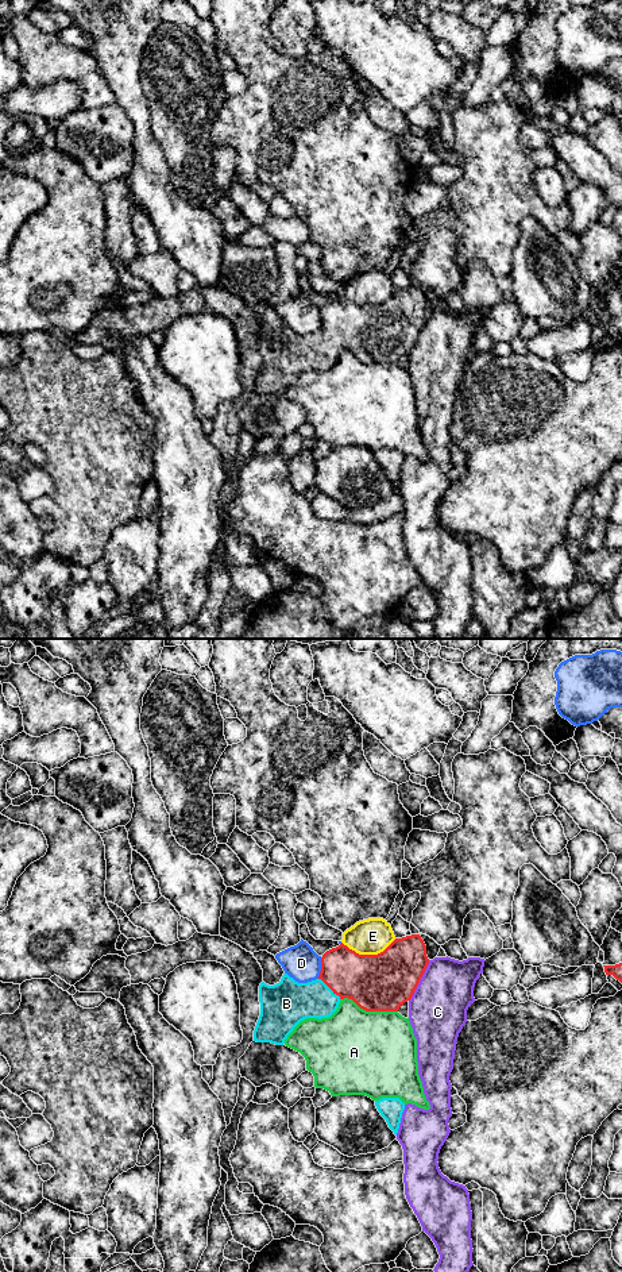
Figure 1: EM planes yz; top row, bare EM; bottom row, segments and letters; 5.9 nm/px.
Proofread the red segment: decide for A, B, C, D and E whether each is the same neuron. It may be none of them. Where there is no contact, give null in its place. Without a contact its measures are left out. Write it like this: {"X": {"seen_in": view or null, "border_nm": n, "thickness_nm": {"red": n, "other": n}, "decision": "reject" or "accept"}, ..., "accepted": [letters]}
{"A": {"seen_in": "yz", "border_nm": 340, "thickness_nm": {"red": 340, "other": 500}, "decision": "reject"}, "B": {"seen_in": "yz", "border_nm": 190, "thickness_nm": {"red": 320, "other": 260}, "decision": "accept"}, "C": {"seen_in": "yz", "border_nm": 280, "thickness_nm": {"red": 340, "other": 360}, "decision": "reject"}, "D": {"seen_in": "yz", "border_nm": 130, "thickness_nm": {"red": 280, "other": 200}, "decision": "reject"}, "E": {"seen_in": "yz", "border_nm": 320, "thickness_nm": {"red": 340, "other": 220}, "decision": "reject"}, "accepted": ["B"]}

